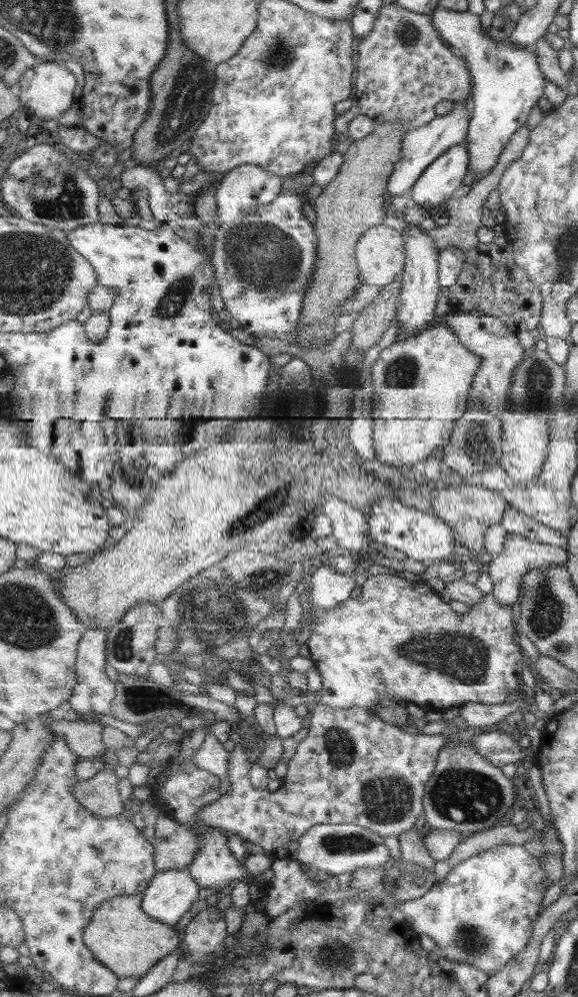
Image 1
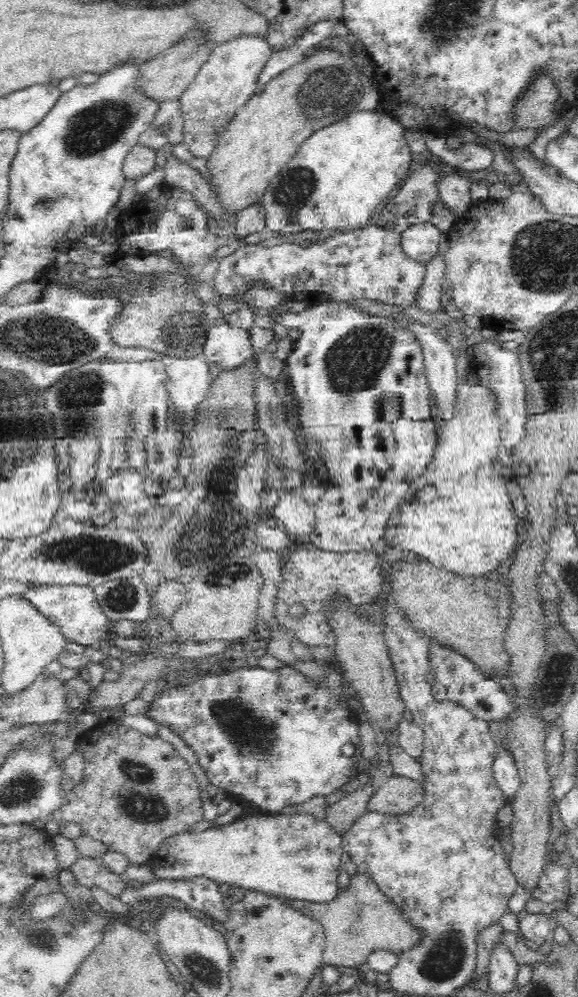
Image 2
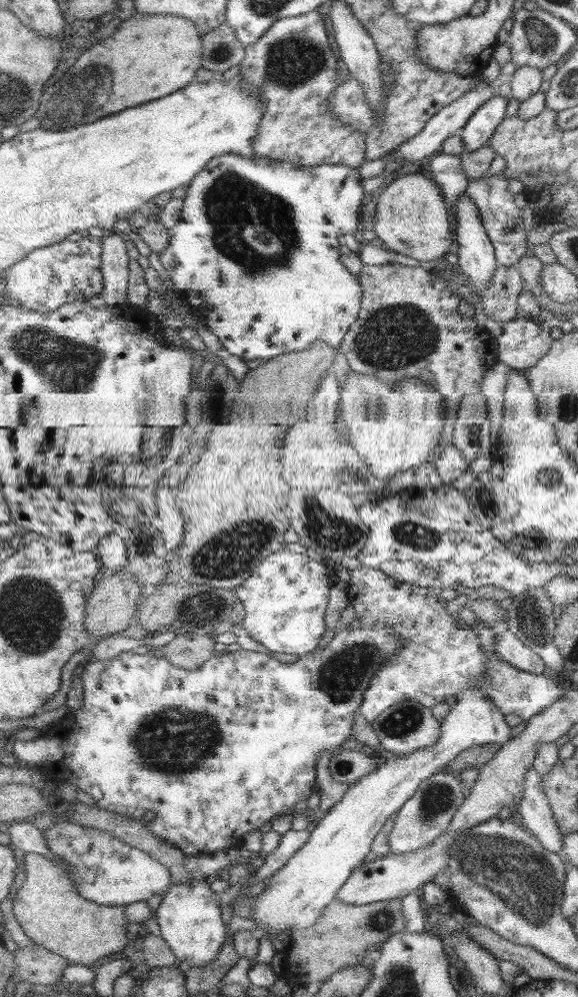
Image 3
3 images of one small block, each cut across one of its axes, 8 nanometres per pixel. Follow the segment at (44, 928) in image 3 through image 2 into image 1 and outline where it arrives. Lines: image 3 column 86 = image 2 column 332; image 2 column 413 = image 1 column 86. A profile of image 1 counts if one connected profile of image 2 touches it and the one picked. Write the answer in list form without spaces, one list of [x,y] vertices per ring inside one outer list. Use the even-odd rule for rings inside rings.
[[[143,893],[119,895],[99,905],[84,934],[87,946],[96,958],[119,977],[139,977],[170,955],[183,940],[182,930],[159,922],[143,910]]]

